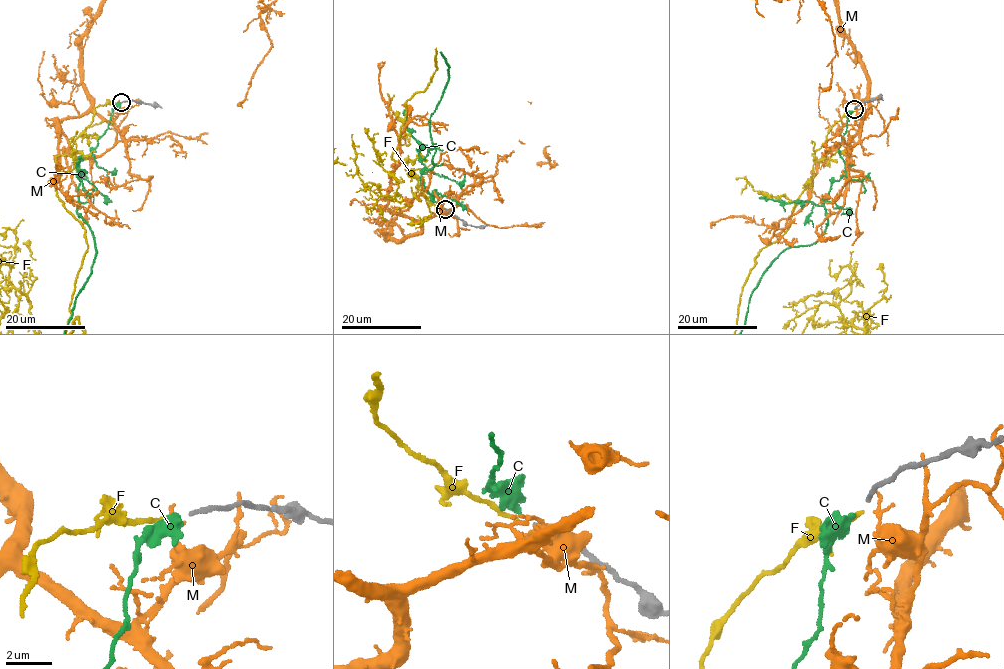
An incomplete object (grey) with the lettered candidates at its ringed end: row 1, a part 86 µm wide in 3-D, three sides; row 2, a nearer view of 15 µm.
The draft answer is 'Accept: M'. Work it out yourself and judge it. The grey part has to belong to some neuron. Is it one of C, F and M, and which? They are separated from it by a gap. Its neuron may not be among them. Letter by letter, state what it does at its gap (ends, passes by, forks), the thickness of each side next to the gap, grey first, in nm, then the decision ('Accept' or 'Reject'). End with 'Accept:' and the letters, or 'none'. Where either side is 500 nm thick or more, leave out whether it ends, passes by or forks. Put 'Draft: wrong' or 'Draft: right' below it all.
C: It ends there. Thickness 170 nm (grey) against 400 nm. Reject
F: It ends there. Thickness 170 nm (grey) against 180 nm. Accept
M: It ends there. Thickness 170 nm (grey) against 220 nm. Reject
Accept: F
Draft: wrong

